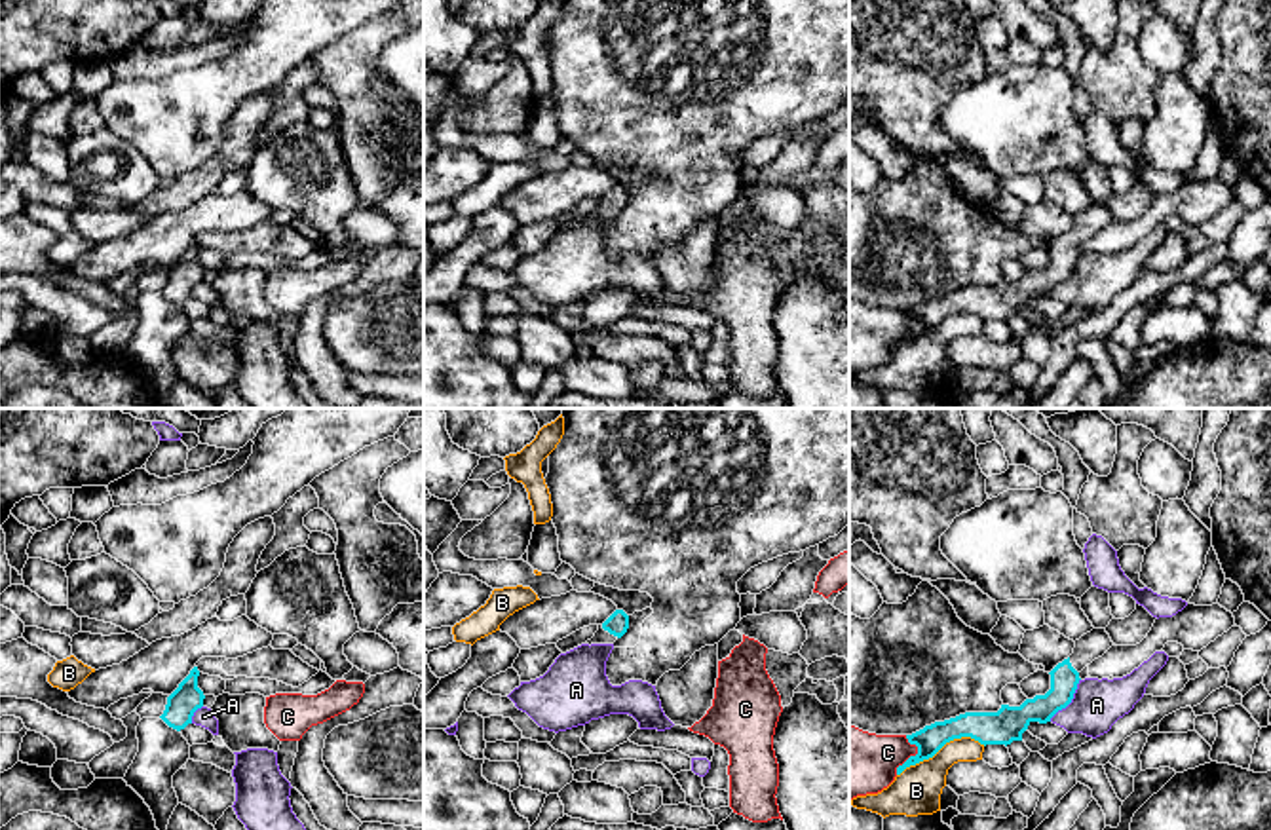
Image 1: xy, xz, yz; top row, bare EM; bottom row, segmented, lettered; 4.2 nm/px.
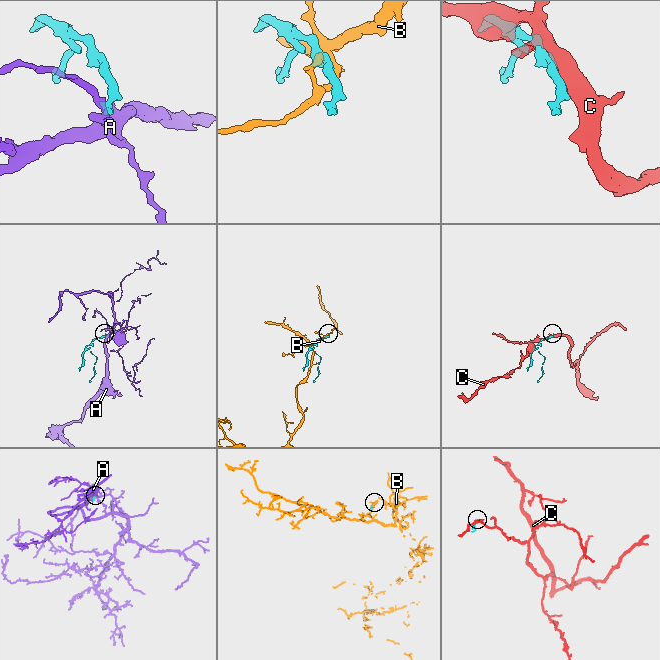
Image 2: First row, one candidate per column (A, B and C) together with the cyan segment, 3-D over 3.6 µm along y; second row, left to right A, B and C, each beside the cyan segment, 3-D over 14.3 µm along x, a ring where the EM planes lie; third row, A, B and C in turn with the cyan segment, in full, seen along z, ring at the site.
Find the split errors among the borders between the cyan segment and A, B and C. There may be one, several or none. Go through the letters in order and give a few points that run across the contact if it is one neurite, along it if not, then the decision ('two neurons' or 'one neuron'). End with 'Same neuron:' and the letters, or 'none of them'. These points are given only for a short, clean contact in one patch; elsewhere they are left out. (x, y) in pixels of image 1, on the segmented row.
A: yz (1080, 679), (1074, 697), (1049, 720) | two neurons
B: two neurons
C: two neurons
Same neuron: none of them

